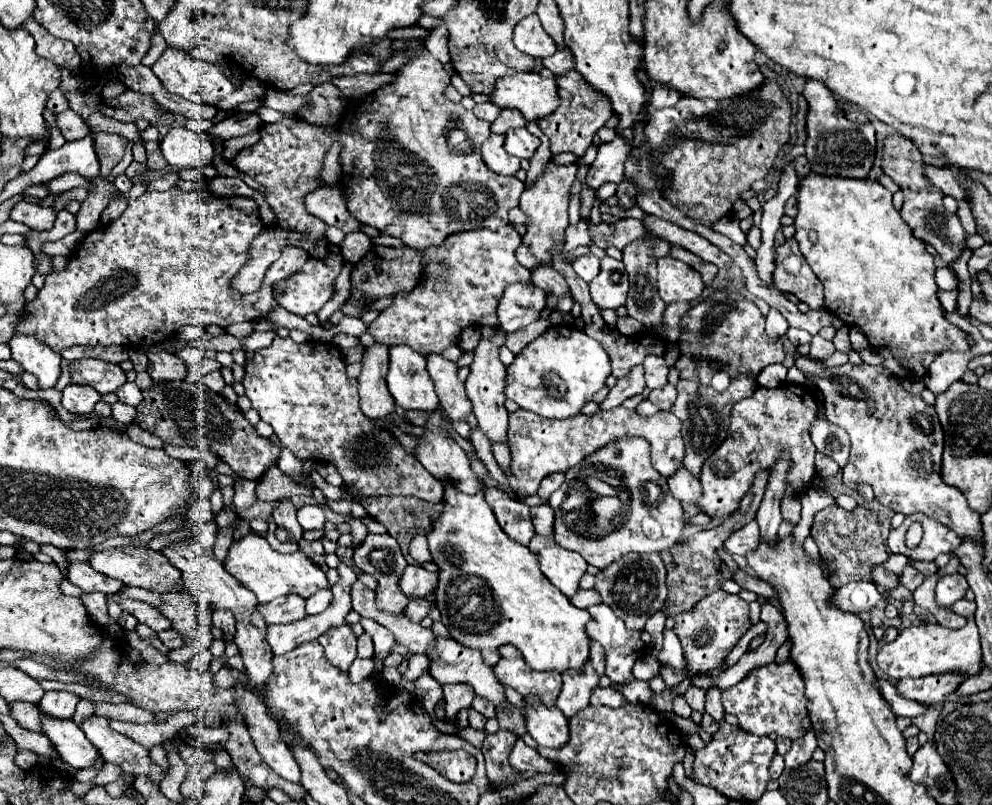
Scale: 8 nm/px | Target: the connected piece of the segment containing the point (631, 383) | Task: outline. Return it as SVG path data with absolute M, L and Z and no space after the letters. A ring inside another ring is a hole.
M639 364L627 376L617 380L617 384L611 388L607 398L601 402L601 410L611 410L615 406L621 406L621 402L625 398L641 394L643 388L645 388L645 384L643 384L643 366Z

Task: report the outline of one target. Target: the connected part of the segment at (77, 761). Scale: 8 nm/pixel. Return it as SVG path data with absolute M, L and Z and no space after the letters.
M43 714L41 720L47 738L55 744L63 762L73 766L75 770L95 768L101 758L99 750L95 750L95 746L87 740L87 736L83 736L73 720L57 720Z

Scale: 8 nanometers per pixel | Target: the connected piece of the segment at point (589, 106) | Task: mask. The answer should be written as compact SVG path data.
M567 72L565 76L557 78L559 84L559 96L561 96L561 106L539 120L539 128L551 142L551 154L561 154L561 152L573 152L575 156L581 156L593 142L595 132L605 126L605 122L613 116L611 104L603 100L603 96L595 96L595 92L587 90L587 82L579 76L579 72Z

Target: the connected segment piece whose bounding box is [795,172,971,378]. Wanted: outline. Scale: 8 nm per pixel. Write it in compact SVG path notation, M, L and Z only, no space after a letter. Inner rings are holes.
M809 174L807 178L803 178L799 182L799 194L797 194L797 216L795 216L795 240L799 242L799 250L801 254L805 256L805 260L809 262L809 266L813 268L813 272L817 274L817 278L825 284L825 306L831 314L835 314L837 318L841 318L845 324L849 326L857 326L863 330L863 334L867 336L871 348L883 356L883 366L887 370L891 370L895 376L899 378L919 378L923 374L927 374L927 366L923 362L933 362L939 354L943 354L945 350L955 350L955 352L969 352L971 350L971 344L967 342L967 332L963 332L961 328L953 326L947 318L945 318L945 310L937 298L937 292L939 292L939 286L935 284L935 260L933 256L927 252L927 244L923 244L923 240L915 238L911 228L907 226L907 222L901 218L901 214L893 208L893 202L891 202L891 192L881 186L879 182L873 182L873 180L847 180L847 178L829 178L829 176L819 176L819 174Z

